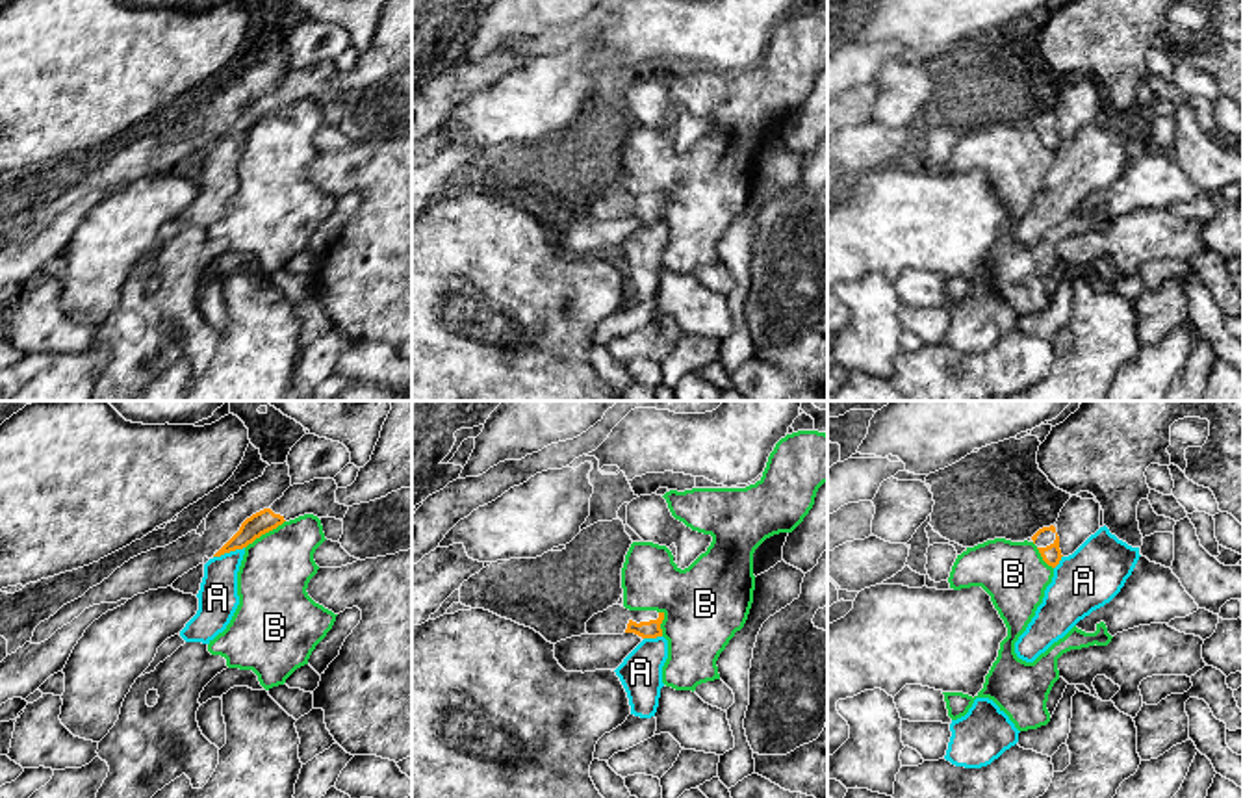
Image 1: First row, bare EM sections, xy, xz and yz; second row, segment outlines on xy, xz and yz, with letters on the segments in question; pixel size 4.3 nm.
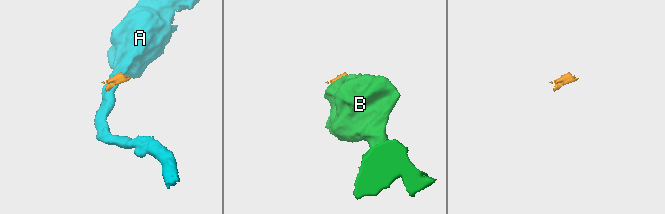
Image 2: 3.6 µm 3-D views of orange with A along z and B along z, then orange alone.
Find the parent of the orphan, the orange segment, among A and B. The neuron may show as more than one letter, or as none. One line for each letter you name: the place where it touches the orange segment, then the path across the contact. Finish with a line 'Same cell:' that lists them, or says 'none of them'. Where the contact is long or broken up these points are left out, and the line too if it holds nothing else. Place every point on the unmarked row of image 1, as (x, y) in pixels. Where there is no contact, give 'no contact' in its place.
Same cell: none of them

